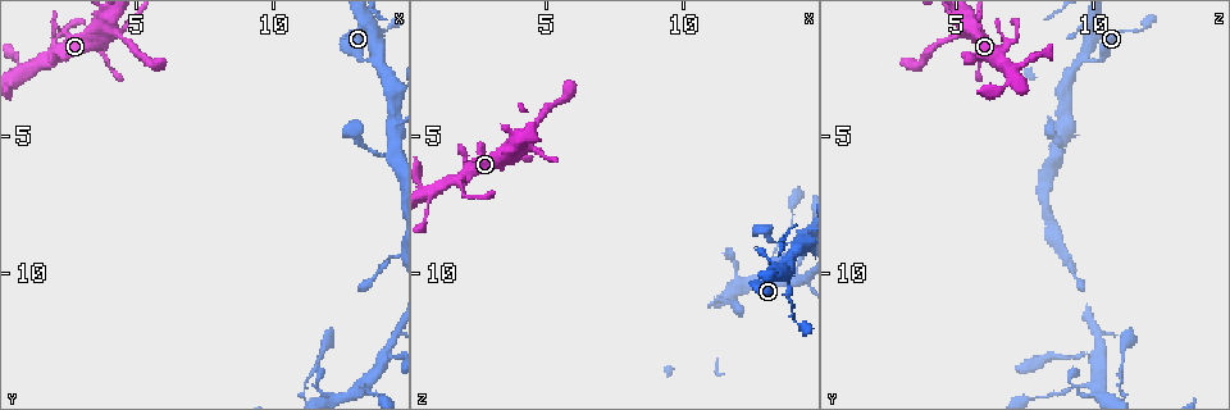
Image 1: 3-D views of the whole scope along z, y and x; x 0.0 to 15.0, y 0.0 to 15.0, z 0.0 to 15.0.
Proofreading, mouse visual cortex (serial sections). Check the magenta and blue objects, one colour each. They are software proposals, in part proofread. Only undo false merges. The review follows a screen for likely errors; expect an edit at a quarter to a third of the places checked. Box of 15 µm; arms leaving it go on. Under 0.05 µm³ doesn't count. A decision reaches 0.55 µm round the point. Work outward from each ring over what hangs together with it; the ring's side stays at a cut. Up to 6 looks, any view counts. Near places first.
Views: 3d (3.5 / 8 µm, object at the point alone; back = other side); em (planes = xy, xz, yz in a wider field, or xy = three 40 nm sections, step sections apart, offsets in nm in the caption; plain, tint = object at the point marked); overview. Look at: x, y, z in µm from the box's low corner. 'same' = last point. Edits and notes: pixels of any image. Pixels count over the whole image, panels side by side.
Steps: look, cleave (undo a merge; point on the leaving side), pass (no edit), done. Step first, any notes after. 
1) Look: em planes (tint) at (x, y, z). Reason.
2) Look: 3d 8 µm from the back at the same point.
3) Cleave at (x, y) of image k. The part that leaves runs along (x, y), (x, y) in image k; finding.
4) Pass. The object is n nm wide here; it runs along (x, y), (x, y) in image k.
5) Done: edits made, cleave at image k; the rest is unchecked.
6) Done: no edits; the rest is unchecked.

Look: 3d 3.5 µm at (4.2, 1.1, 5.3). Abrupt turn.

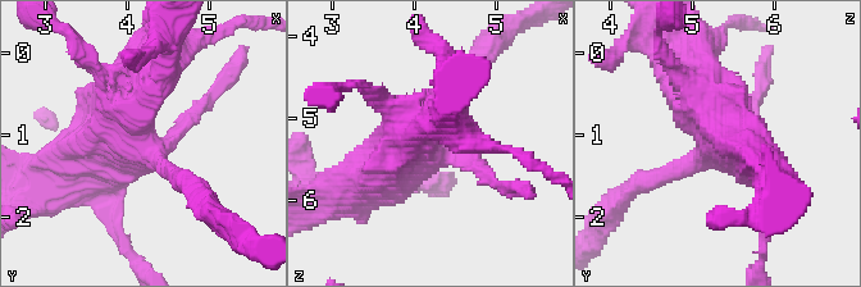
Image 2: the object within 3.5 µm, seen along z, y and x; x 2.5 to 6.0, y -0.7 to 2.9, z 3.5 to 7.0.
Look: em xy step 2 (tint) at the same point. Need the tissue.

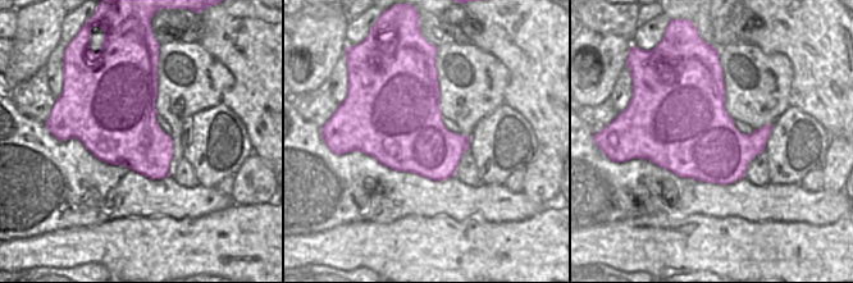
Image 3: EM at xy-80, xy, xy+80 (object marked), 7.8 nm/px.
Pass. It runs along (340, 199), (431, 140), (454, 104) in image 2; continuous, no second cell.

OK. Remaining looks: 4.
Look: 3d 3.5 µm at (13.6, 2.2, 9.7). Abrupt turn.

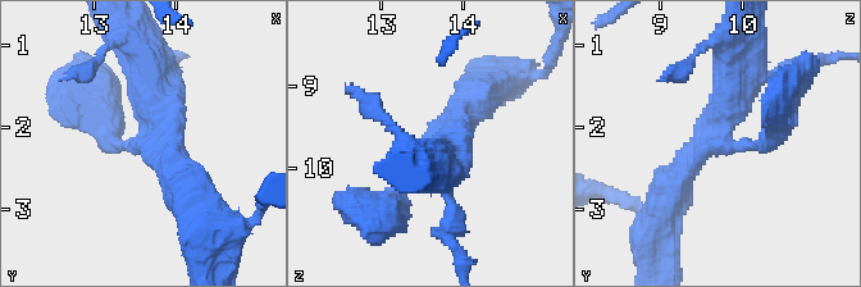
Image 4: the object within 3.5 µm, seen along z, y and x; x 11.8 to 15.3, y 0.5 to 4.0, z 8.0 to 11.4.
Look: em xy step 5 (tint) at (13.65, 2.20, 9.70). 3 arms meet here; the arms are 250, 350, 500 nm wide.

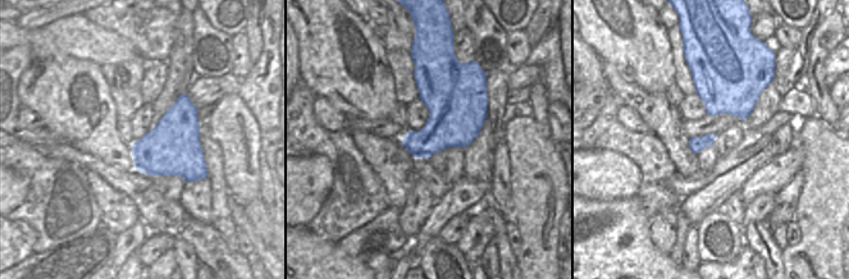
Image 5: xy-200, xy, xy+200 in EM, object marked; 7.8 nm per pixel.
Pass. One cell here.

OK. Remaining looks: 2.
Look: 3d 8 µm at (14.2, 5.6, 8.8).

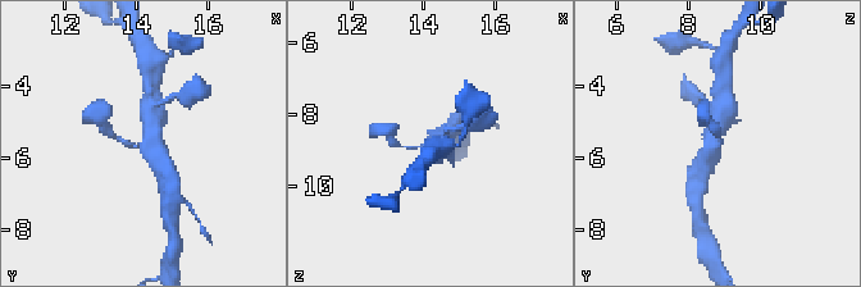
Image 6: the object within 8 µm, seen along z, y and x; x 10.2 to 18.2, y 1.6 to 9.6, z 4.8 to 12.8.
Look: 3d 3.5 µm at (14.1, 5.7, 8.8). Zoom in.

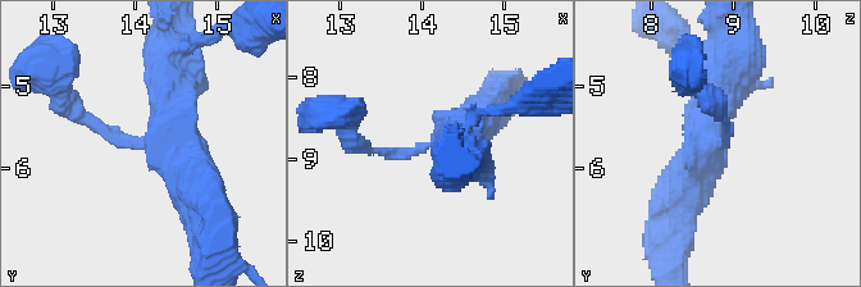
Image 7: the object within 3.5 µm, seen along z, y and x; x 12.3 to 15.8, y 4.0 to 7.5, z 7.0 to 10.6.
Pass. The arms are 150, 500, 600 nm wide; it runs along (736, 63), (677, 209) in image 7; continuous, no second cell.

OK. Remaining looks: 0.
Done: no edits; the rest is unchecked.

